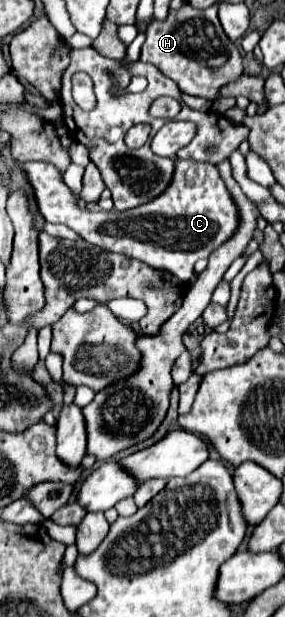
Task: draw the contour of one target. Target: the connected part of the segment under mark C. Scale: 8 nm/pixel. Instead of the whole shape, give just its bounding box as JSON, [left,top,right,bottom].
[24,159,240,285]

